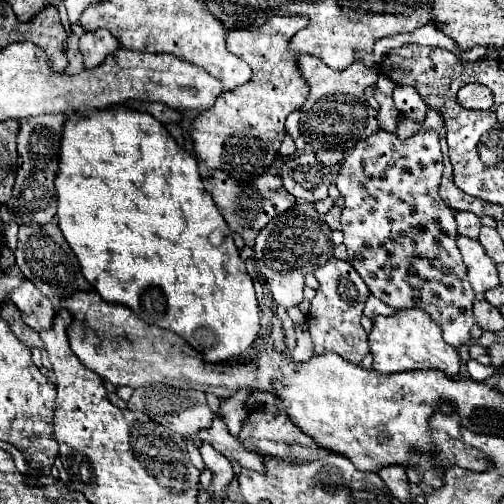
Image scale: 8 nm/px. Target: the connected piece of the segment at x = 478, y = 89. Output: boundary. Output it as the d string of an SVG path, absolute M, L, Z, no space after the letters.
M467 84L459 90L457 102L467 110L489 110L493 106L493 94L483 84Z

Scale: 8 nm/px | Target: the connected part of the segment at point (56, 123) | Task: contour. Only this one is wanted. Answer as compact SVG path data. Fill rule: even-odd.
M43 114L35 118L21 120L21 130L17 138L17 178L13 186L13 194L7 202L7 210L19 226L23 224L57 224L57 192L53 180L59 170L59 146L61 134L65 126L65 114Z

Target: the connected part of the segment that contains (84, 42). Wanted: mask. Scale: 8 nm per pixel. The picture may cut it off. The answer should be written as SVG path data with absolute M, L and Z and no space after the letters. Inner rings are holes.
M95 30L87 32L79 40L79 50L83 54L85 68L95 68L103 64L103 60L119 50L119 42L111 36L107 30Z

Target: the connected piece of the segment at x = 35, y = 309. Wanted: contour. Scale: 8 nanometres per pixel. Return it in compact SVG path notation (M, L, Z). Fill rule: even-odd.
M25 280L19 288L11 292L11 300L19 308L23 322L27 326L31 326L37 332L51 328L55 318L55 308L51 300L43 298L43 294L39 294L39 290L29 280Z

